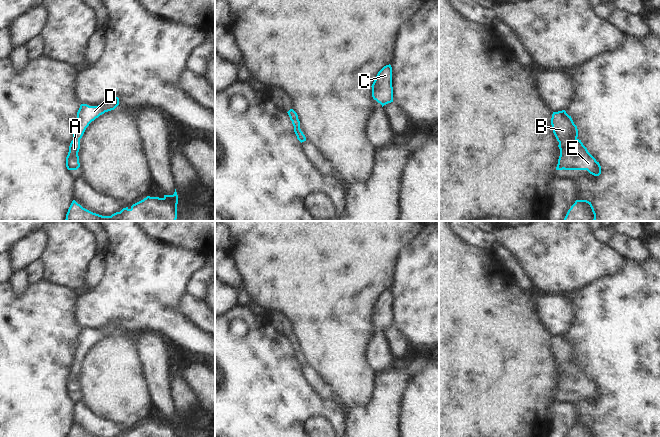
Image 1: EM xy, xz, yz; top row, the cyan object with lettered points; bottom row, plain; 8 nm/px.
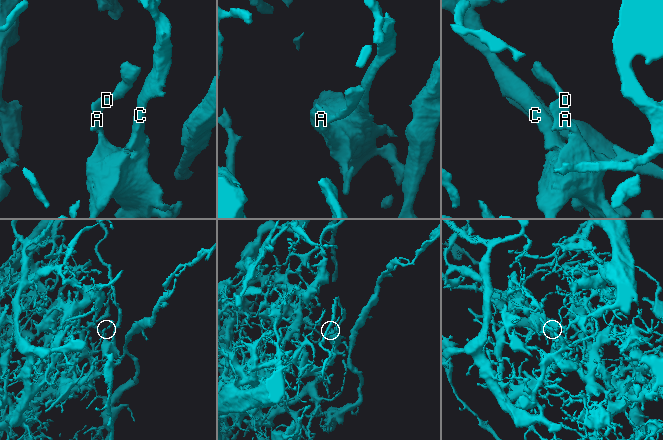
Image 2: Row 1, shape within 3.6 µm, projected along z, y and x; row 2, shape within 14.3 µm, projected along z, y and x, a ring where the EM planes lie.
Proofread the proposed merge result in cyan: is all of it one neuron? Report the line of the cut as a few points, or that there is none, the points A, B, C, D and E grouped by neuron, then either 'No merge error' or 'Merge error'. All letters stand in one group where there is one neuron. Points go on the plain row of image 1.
No split. Groups: A B C D E. No merge error

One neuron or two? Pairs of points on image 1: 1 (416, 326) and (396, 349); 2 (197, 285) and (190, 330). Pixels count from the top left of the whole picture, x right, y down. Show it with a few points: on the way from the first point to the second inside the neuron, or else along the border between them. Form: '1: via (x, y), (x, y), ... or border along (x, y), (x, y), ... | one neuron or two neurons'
1: border along (393, 324), (410, 343) | two neurons
2: border along (195, 270), (188, 279), (185, 292) | two neurons

